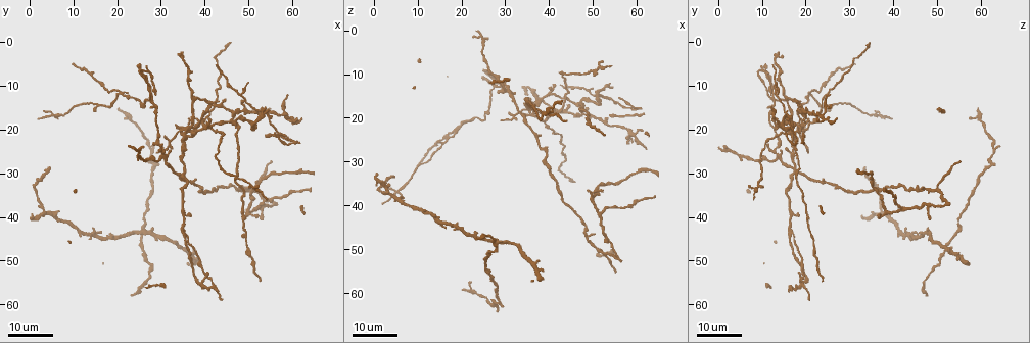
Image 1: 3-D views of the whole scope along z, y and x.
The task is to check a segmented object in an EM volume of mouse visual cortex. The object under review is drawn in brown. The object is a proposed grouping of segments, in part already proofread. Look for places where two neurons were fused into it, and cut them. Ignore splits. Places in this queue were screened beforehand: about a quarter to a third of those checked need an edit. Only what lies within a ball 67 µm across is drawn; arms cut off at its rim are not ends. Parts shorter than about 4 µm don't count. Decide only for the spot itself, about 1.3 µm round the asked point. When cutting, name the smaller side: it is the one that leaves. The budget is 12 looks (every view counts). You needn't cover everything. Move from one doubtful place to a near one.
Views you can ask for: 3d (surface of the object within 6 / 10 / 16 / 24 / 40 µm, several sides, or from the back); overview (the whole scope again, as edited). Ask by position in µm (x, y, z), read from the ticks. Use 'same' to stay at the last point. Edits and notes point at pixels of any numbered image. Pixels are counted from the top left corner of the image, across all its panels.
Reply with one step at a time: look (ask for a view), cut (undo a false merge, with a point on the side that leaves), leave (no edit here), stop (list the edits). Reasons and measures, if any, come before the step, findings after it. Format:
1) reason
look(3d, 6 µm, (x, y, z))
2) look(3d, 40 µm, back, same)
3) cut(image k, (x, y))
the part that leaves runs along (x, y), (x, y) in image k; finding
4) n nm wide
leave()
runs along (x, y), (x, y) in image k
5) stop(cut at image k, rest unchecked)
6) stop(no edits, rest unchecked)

four arms meet
look(3d, 24 µm, (28.0, 13.5, 12.5))

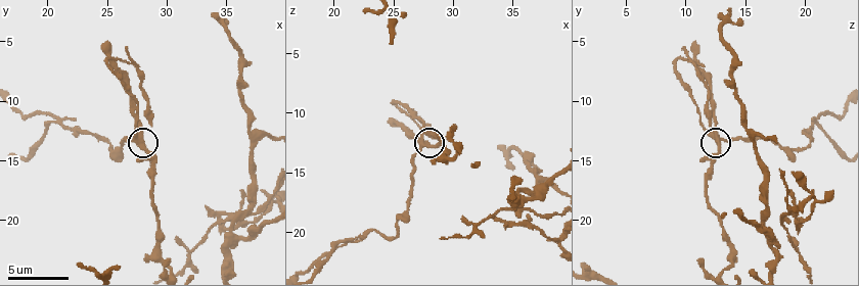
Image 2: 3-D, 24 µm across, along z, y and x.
look(3d, 6 µm, (27.8, 13.0, 12.6))

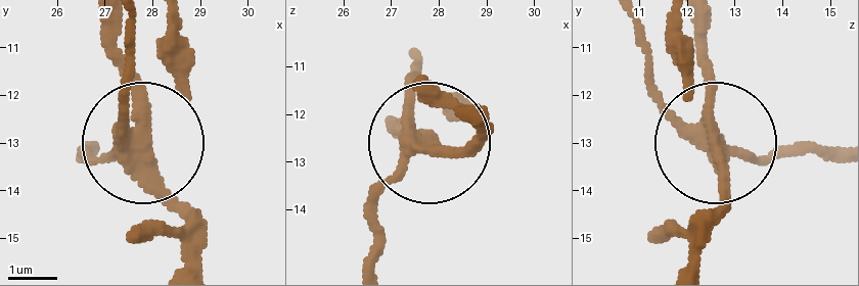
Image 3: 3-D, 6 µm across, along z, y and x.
330 nm wide
cut(image 3, (84, 160))
the part that leaves runs along (723, 165), (841, 145) in image 3; a second neuron is stuck on

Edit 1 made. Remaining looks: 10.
look(3d, 10 µm, (37.8, 12.6, 15.6))

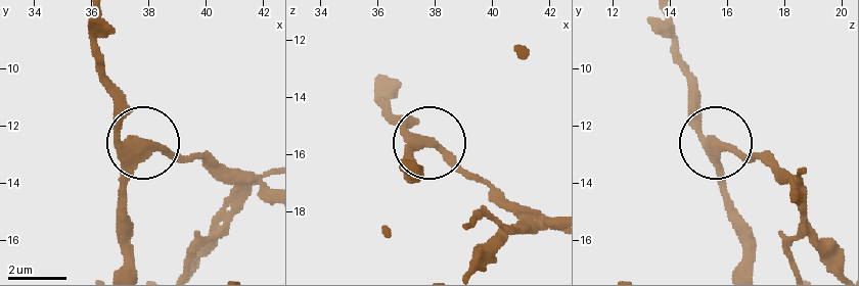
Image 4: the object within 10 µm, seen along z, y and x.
look(3d, 6 µm, (37.8, 12.7, 15.5))

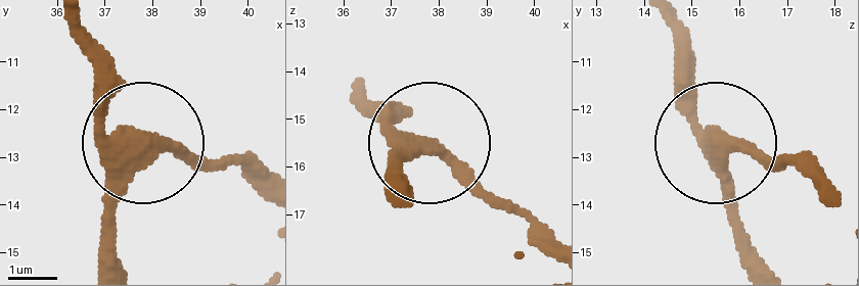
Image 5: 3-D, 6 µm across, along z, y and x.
side arm 13 µm; 4 arms
leave()
continuous, no second neuron

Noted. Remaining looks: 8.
three-way junction
look(3d, 16 µm, (50.5, 39.0, 37.0))

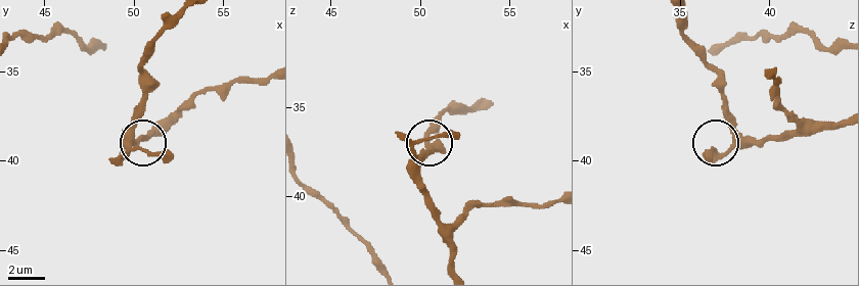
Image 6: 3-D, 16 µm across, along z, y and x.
look(3d, 10 µm, (50.2, 39.3, 36.9))

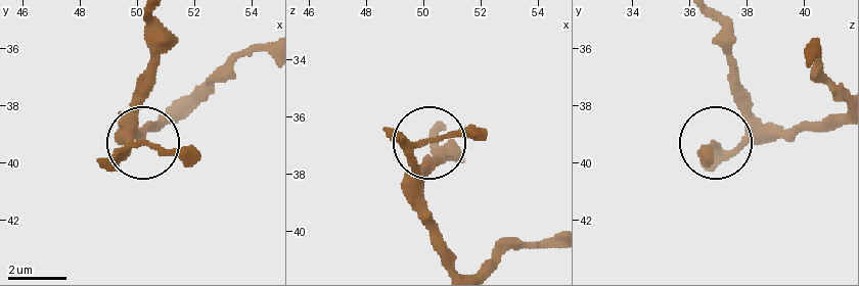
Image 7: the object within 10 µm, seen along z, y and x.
180 nm wide
leave()
runs along (835, 116), (718, 146) in image 7; all the same neuron

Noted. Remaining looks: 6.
arms part here
look(3d, 24 µm, (51.0, 33.0, 50.0))

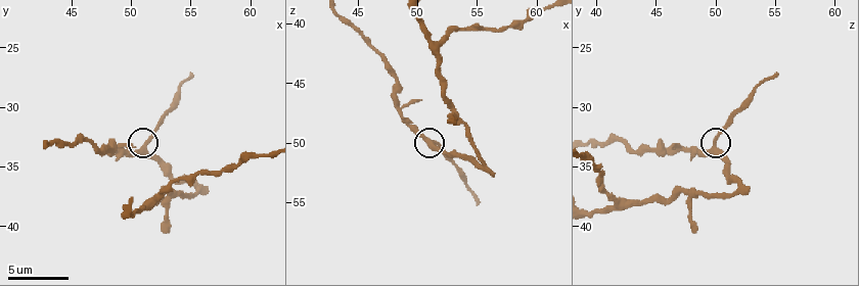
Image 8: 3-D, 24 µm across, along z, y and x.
closer look
look(3d, 6 µm, (51.0, 33.2, 49.8))

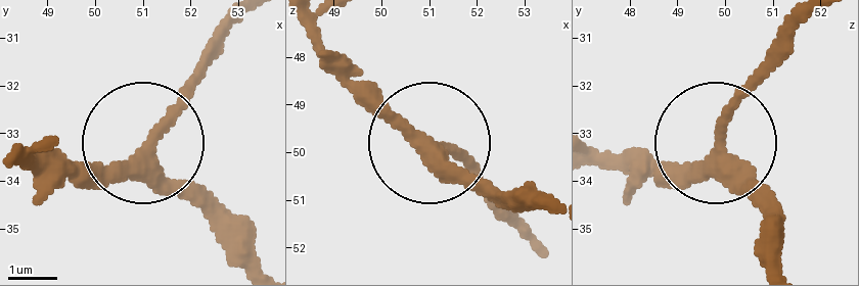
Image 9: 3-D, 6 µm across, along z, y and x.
side arm 24 µm
leave()
runs along (593, 158), (703, 154), (784, 53) in image 9; continuous, no second neuron

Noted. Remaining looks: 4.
small branch off a trunk
look(3d, 24 µm, (35.5, 44.0, 16.5))

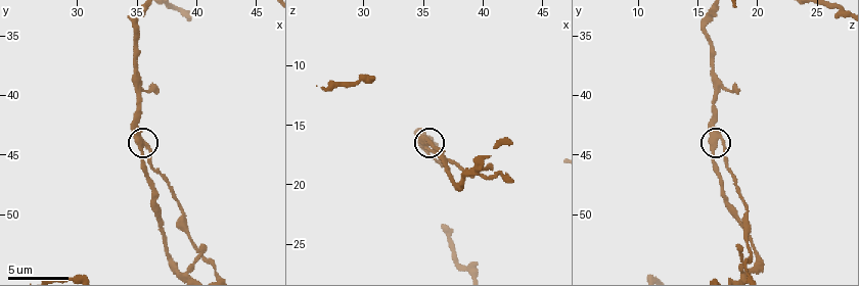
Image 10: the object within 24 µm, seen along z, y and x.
look(3d, 10 µm, (35.0, 43.8, 16.6))

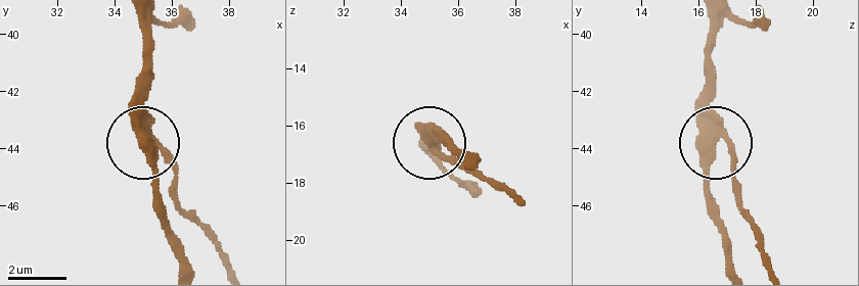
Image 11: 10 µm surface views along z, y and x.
370 nm wide
cut(image 11, (172, 162))
the part that leaves runs along (145, 130), (172, 172), (177, 200), (223, 267) in image 11; two neurons meet here

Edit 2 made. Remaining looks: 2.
stop(cut at image 3, cut at image 11, rest unchecked)

